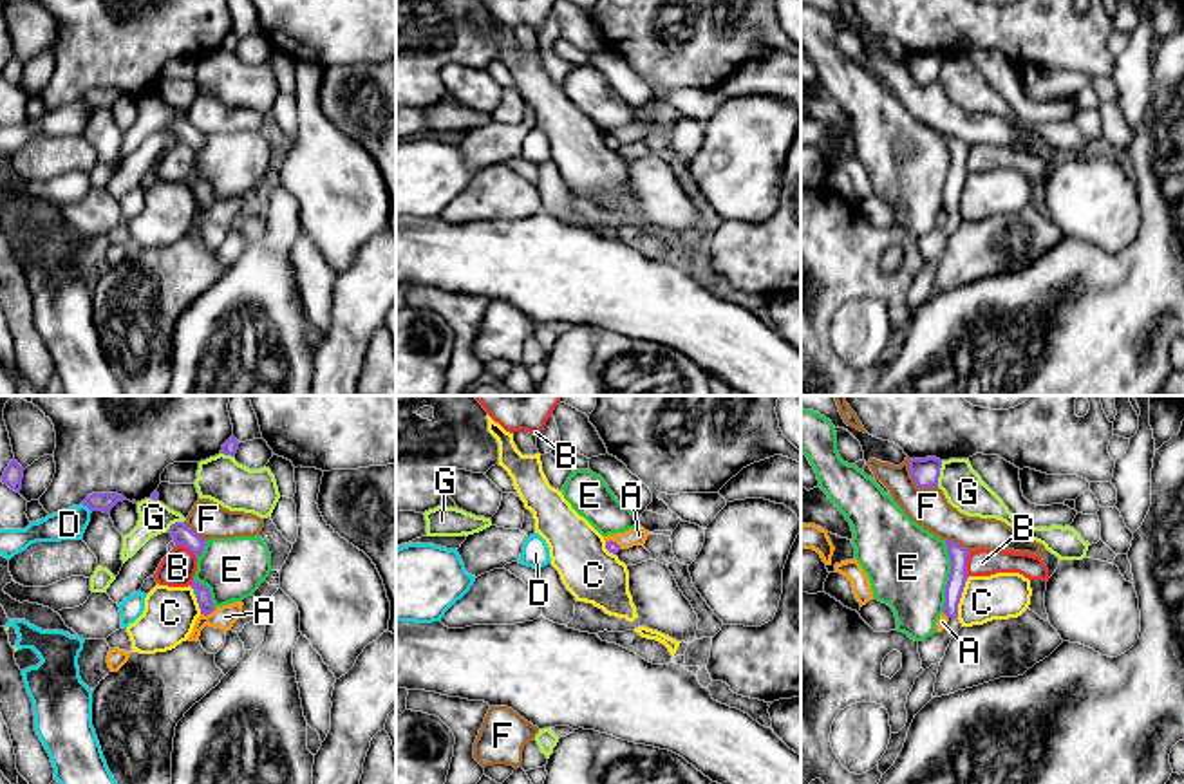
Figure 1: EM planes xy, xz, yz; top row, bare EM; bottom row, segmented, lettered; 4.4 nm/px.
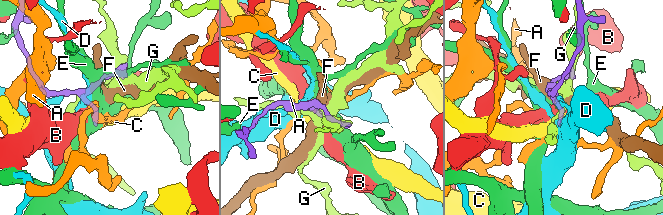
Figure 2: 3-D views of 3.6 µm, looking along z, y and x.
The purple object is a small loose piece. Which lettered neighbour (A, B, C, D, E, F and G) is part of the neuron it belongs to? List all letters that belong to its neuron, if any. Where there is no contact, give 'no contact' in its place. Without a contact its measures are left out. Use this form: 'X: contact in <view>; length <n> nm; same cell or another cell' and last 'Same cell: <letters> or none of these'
A: contact in xy; length 80 nm; another cell
B: contact in yz; length 110 nm; another cell
C: contact in yz; length 190 nm; another cell
D: contact in xy; length 60 nm; another cell
E: contact in yz; length 320 nm; another cell
F: contact in yz; length 180 nm; another cell
G: contact in yz; length 110 nm; another cell
Same cell: none of these

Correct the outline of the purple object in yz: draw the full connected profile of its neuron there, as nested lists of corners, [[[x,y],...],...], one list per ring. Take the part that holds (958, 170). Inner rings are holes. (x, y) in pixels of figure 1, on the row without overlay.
[[[945,135],[945,141],[951,154],[951,168],[945,181],[944,210],[949,213],[949,217],[942,228],[935,228],[924,237],[918,237],[918,249],[920,249],[924,266],[942,257],[951,235],[962,224],[962,219],[958,215],[958,199],[965,182],[965,177],[969,173],[969,168],[967,168],[969,146],[960,139],[949,137],[949,135]]]

